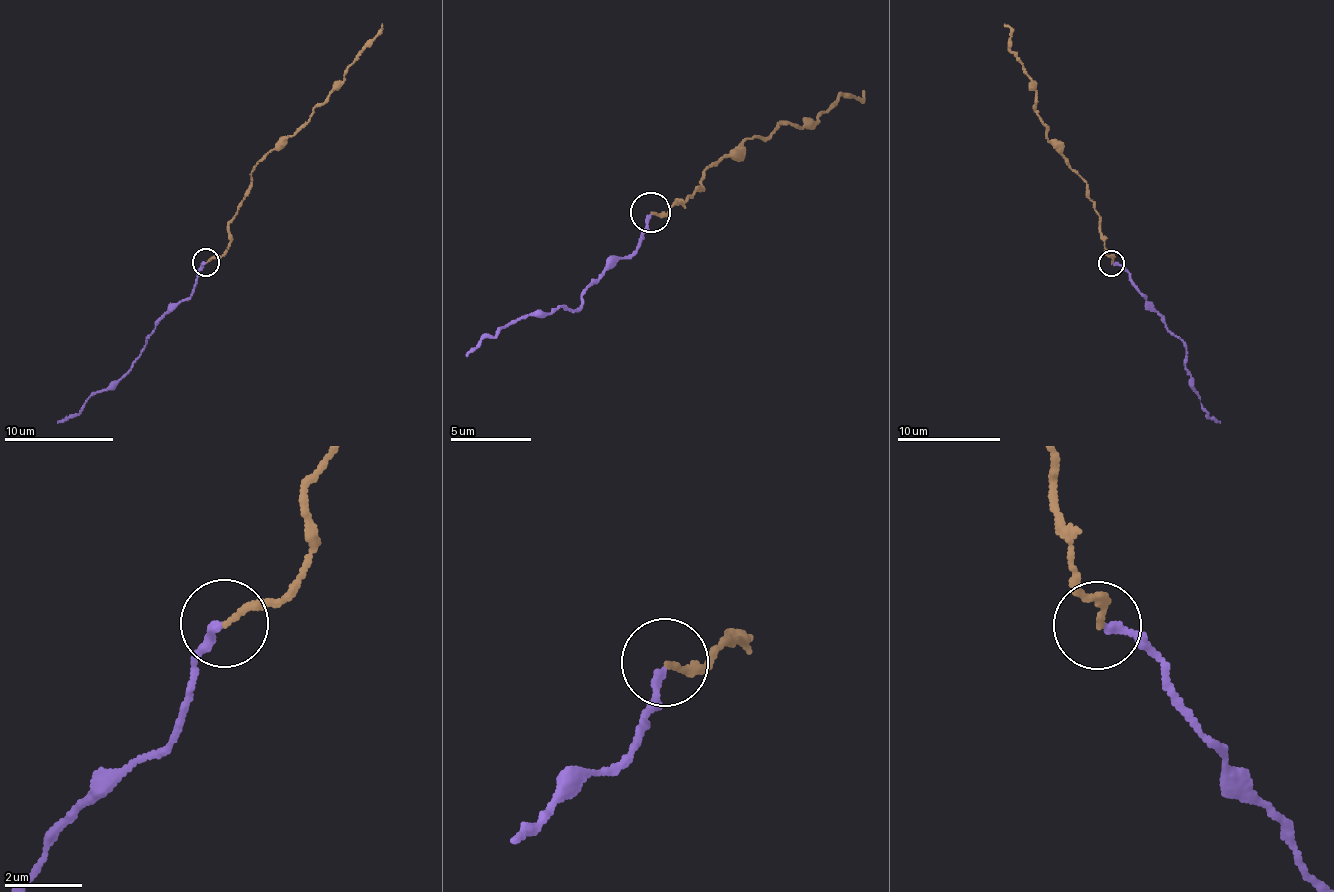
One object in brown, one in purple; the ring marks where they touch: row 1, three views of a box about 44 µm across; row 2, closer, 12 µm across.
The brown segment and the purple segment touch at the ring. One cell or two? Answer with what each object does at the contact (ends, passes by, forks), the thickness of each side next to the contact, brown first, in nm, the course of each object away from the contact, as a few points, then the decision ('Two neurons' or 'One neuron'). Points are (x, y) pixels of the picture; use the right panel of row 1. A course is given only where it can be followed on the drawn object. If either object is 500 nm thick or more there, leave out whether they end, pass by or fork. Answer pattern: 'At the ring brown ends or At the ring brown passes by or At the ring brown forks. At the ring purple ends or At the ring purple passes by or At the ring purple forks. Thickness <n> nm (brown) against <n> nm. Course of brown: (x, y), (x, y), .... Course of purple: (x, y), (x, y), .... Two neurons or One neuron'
At the ring brown ends. At the ring purple ends. Thickness 150 nm (brown) against 180 nm. Course of brown: (1112, 264), (1087, 184), (1046, 136), (1047, 127), (1035, 109), (1036, 88), (1010, 49), (1011, 31), (1004, 23). Course of purple: (1112, 264), (1120, 264), (1185, 352), (1190, 384), (1207, 415), (1219, 423). One neuron

